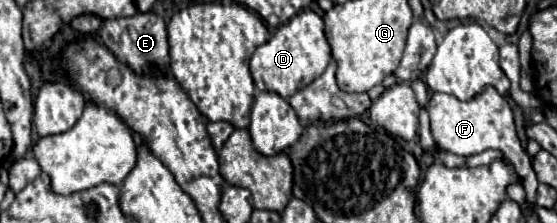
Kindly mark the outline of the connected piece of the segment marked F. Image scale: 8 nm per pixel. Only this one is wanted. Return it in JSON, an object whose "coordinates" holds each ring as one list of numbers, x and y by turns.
{"coordinates":[[484,87,482,93,474,95,470,101,460,101,454,95,448,93,432,93,428,105,428,115,430,115,430,131,436,139,436,143,454,155,476,155,486,149,498,149,506,155,506,159,514,165,518,177,522,179,524,191,526,191,526,201,534,205,536,201,536,189,538,189,538,179,532,171,530,157,522,149,516,127,514,127,514,115,506,99,494,89,494,87]]}

